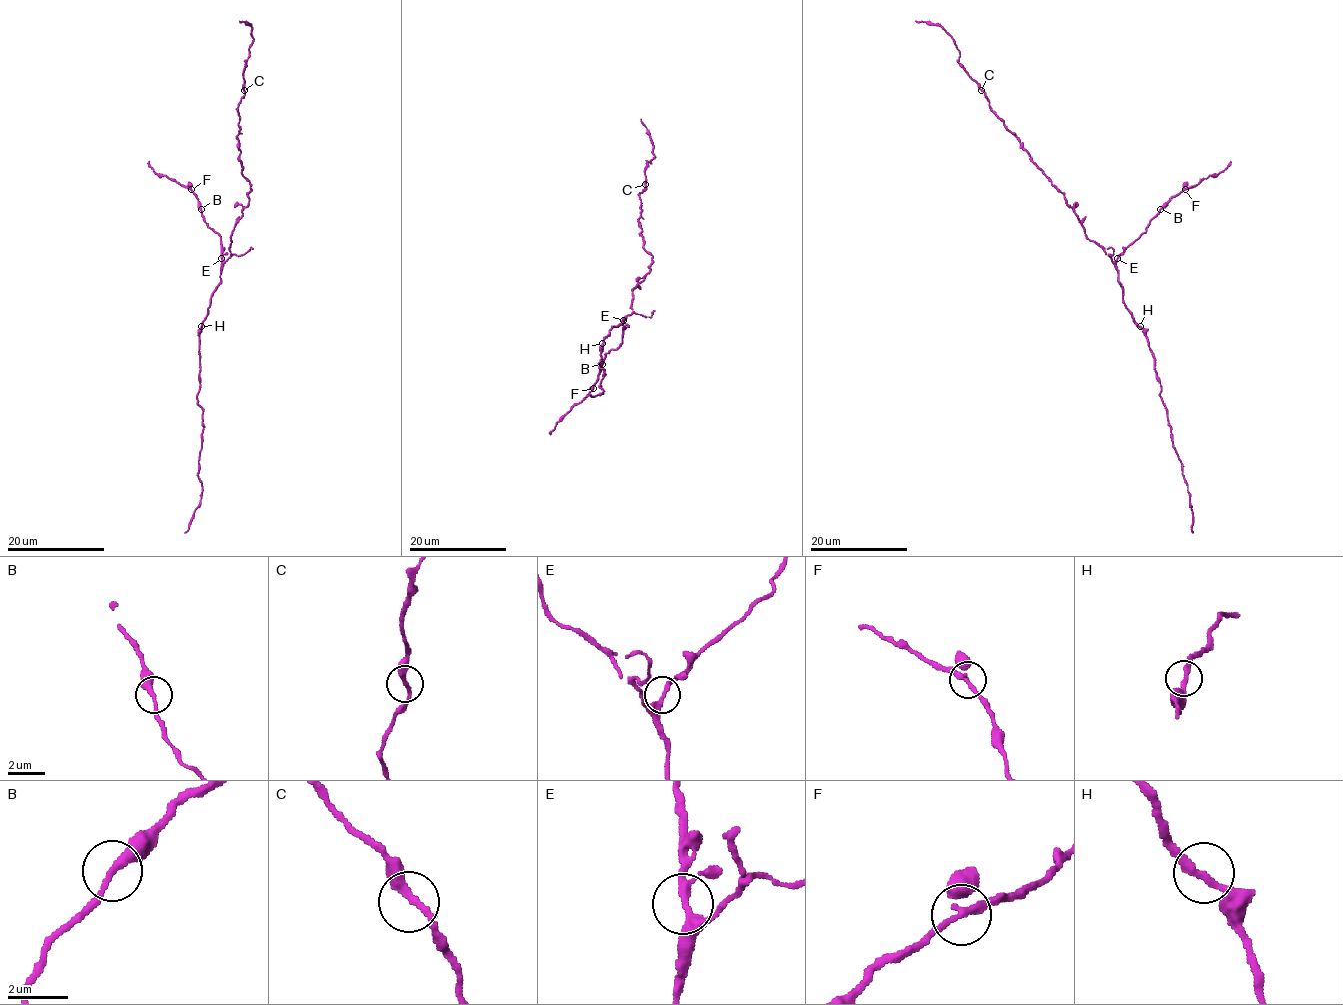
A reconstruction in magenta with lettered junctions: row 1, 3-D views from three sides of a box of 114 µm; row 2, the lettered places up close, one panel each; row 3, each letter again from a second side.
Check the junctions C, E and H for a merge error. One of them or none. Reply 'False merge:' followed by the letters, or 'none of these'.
False merge: none of these

